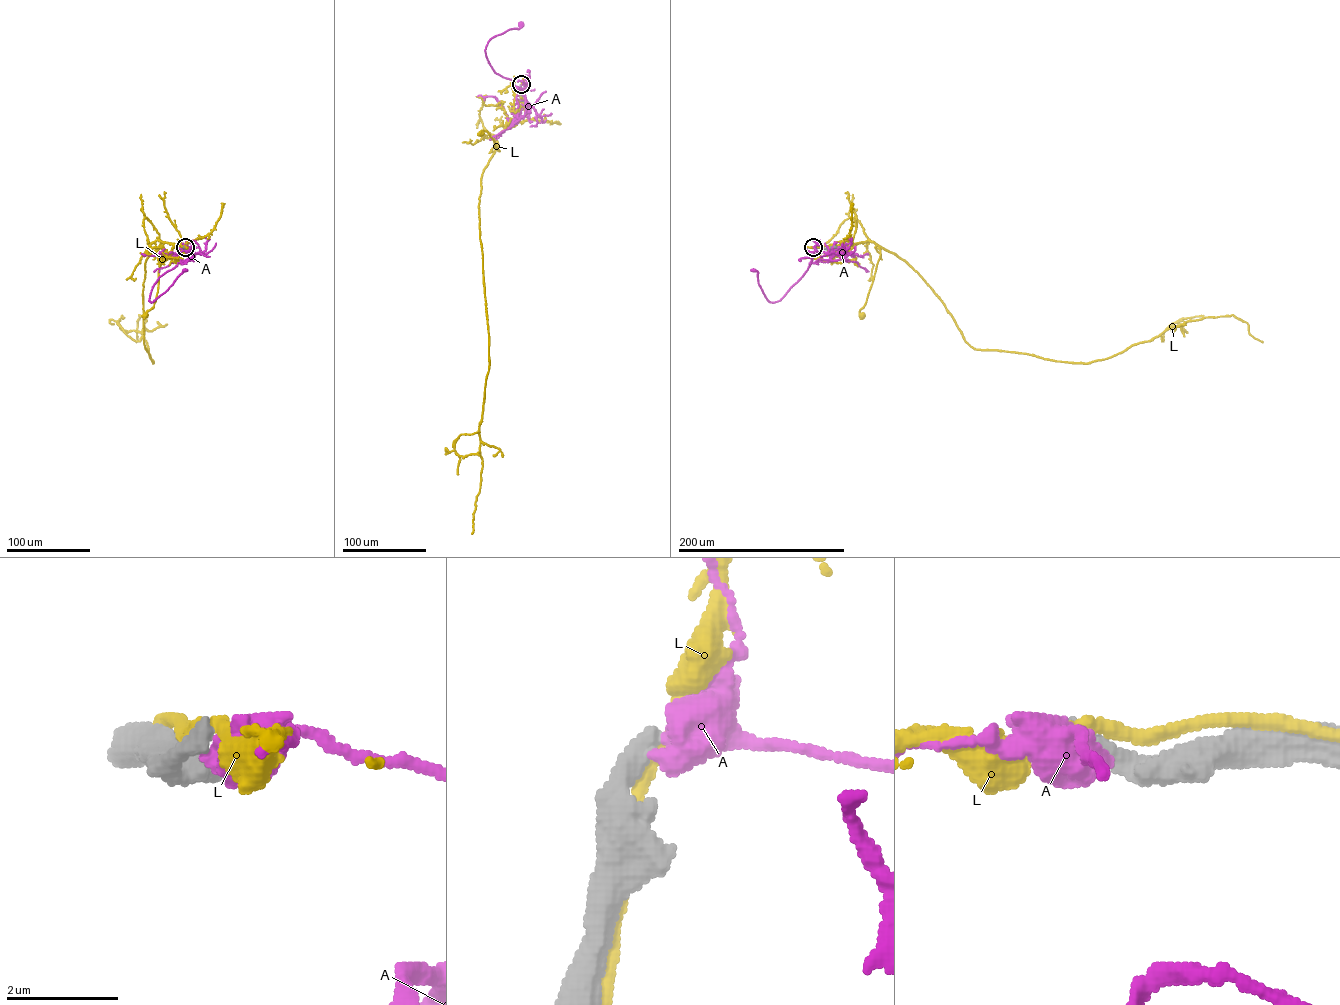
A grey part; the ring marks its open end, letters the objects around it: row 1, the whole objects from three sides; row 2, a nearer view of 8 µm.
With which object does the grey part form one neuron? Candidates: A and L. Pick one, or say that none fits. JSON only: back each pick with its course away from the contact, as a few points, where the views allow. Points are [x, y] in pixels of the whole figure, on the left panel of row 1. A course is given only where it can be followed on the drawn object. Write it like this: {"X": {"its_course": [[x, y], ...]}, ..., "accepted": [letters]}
{"accepted": []}

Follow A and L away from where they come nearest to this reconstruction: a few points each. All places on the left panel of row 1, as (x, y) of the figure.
A: (185, 247), (190, 249), (189, 260), (178, 262), (159, 277), (149, 300), (164, 293), (185, 270)
L: (185, 247), (191, 240), (183, 244), (159, 240), (163, 257), (158, 271), (157, 291), (154, 306), (145, 315)

